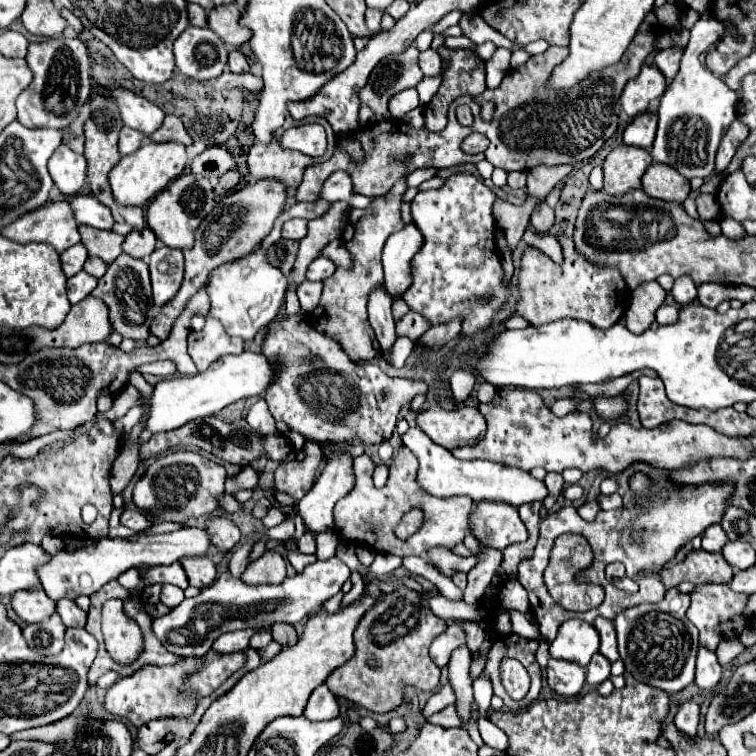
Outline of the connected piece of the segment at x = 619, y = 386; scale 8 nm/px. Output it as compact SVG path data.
M644 369L643 371L634 371L625 376L599 384L577 384L574 388L587 393L590 397L595 397L597 395L615 396L622 393L629 386L632 380L643 374L649 375L649 377L657 377L655 371Z

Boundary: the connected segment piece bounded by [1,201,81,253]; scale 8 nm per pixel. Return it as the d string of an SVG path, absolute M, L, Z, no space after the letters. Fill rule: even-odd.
M67 201L47 203L35 211L25 213L11 225L5 225L1 229L1 235L21 245L33 241L47 243L53 245L59 253L81 241L73 211L69 211Z

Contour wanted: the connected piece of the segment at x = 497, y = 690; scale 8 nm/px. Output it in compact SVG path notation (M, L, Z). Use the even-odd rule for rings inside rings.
M511 633L511 635L505 635L505 637L495 637L493 645L491 645L489 653L487 653L487 663L485 663L485 669L483 669L481 677L487 677L491 681L493 693L499 695L499 697L503 697L505 707L511 709L511 711L519 711L519 709L527 707L531 701L537 699L537 695L541 691L541 669L535 663L535 651L537 651L537 647L539 647L539 641L523 639L523 637L515 635L515 633ZM503 657L513 657L513 659L521 661L525 665L529 677L531 677L531 689L525 695L525 699L521 699L521 701L511 699L505 693L505 689L503 689L503 685L499 681L499 661Z

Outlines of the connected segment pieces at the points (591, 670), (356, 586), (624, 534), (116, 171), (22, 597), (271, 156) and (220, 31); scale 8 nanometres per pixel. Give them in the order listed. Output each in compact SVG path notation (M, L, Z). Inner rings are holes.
M595 653L587 667L587 683L593 687L603 683L609 677L609 671L611 671L611 663L601 653Z
M352 572L350 579L352 581L352 588L348 593L345 593L345 597L343 597L343 601L341 601L341 607L349 607L349 605L355 603L364 592L364 580L358 572Z
M715 483L715 485L687 485L681 487L679 491L671 491L671 493L659 493L657 497L651 497L651 503L645 507L643 505L635 505L633 509L617 509L617 511L601 511L597 515L595 521L585 521L579 517L575 507L561 507L559 511L551 513L549 517L545 517L541 521L541 533L539 533L539 541L535 545L533 557L523 559L519 563L519 573L517 579L519 583L527 589L529 593L529 603L531 603L531 613L537 617L539 621L539 631L541 635L547 639L547 643L551 643L557 635L557 629L563 621L567 619L583 619L587 623L593 623L595 617L605 617L609 621L613 621L621 611L625 611L627 607L639 605L639 603L659 603L661 597L665 597L667 589L663 587L663 583L657 579L657 573L669 559L675 557L677 549L687 543L689 539L693 539L695 535L703 533L709 525L719 523L721 515L723 515L723 507L727 503L727 497L733 493L731 483ZM563 533L577 533L583 535L591 549L593 549L593 565L587 567L585 571L577 573L577 581L581 583L595 583L601 585L605 589L605 599L599 607L587 611L587 613L573 613L573 611L565 611L561 605L557 605L551 595L547 593L547 587L543 583L543 569L547 565L547 557L549 551L553 547L553 541L563 535ZM613 561L619 561L625 565L627 575L631 579L635 579L639 583L639 591L635 595L627 595L621 593L617 587L613 587L607 579L605 579L605 567ZM641 569L649 569L651 575L647 577L639 577Z
M145 143L139 151L121 157L121 161L111 169L109 183L113 191L113 199L117 205L137 205L143 207L155 197L159 191L163 191L173 179L177 179L183 169L189 163L187 149L181 143Z
M41 589L13 593L11 607L25 623L39 623L55 613L55 601L49 599Z
M287 115L285 125L277 131L277 137L281 137L285 129L301 125L301 123L320 123L324 127L327 134L327 153L323 157L313 159L313 157L307 157L299 151L283 149L281 145L275 145L275 143L271 143L271 145L255 143L249 149L249 159L247 159L251 177L255 177L255 179L275 177L275 179L281 179L287 187L299 187L299 183L303 181L303 171L309 165L317 165L317 163L331 159L333 149L335 149L335 133L333 133L333 129L326 119L305 117L303 121L295 121L291 115Z
M219 5L207 13L207 27L221 37L225 45L241 47L249 39L249 31L237 23L241 13L235 9L235 5Z

